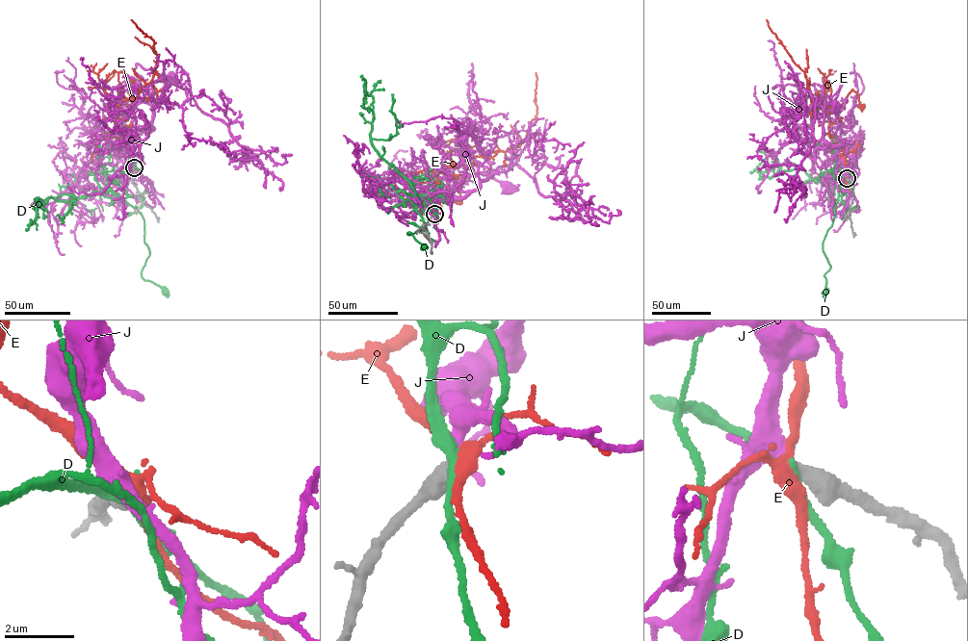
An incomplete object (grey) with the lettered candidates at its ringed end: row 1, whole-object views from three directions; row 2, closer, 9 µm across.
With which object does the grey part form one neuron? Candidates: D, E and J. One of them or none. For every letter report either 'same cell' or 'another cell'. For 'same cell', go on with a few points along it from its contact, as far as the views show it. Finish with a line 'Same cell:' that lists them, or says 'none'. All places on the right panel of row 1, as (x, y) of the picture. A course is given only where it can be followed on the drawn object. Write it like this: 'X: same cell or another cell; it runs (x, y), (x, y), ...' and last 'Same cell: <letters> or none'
D: another cell
E: another cell
J: same cell; it runs (847, 178), (847, 142), (828, 144), (823, 128), (826, 105), (841, 85), (837, 105)
Same cell: J

